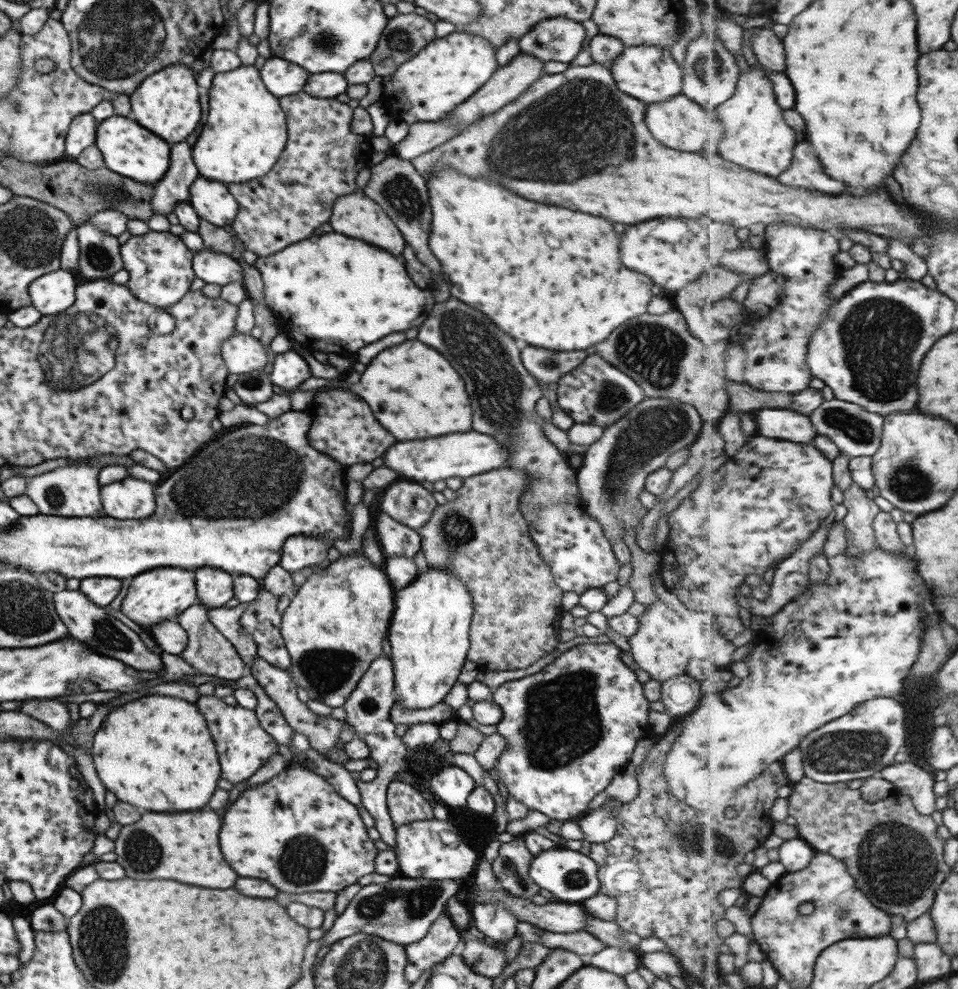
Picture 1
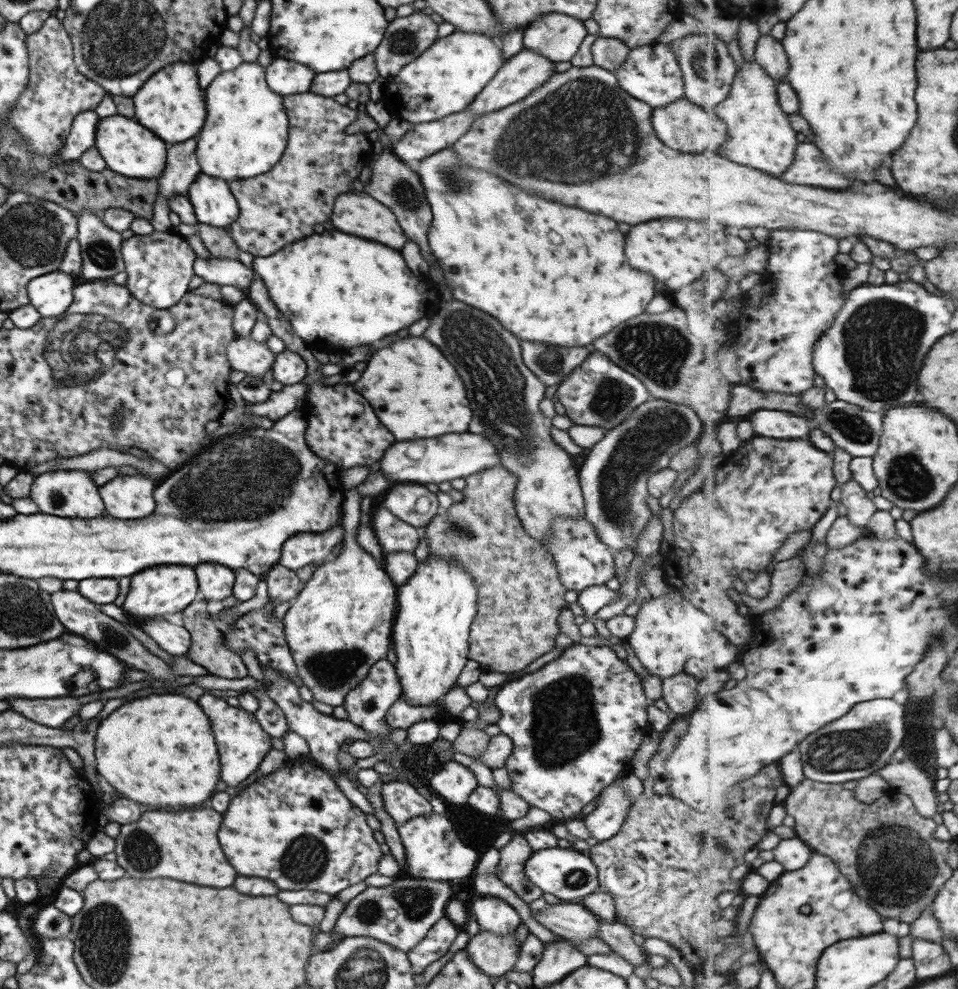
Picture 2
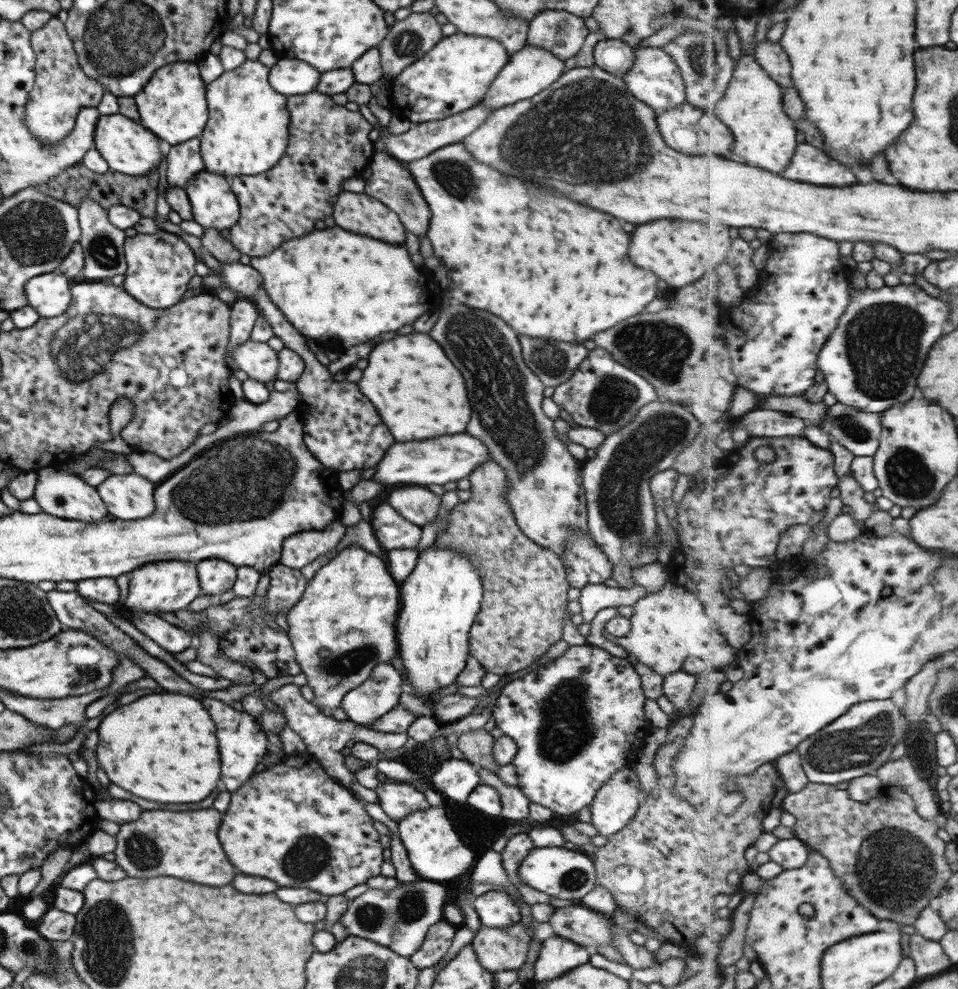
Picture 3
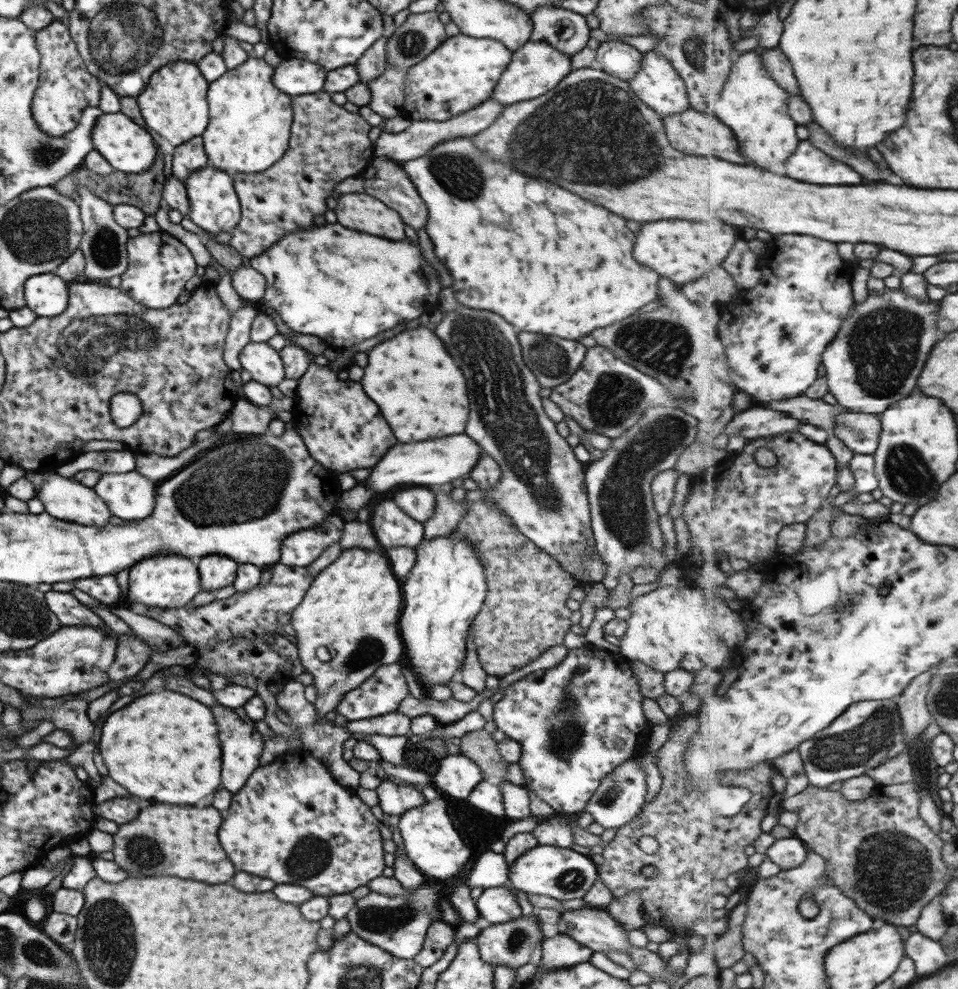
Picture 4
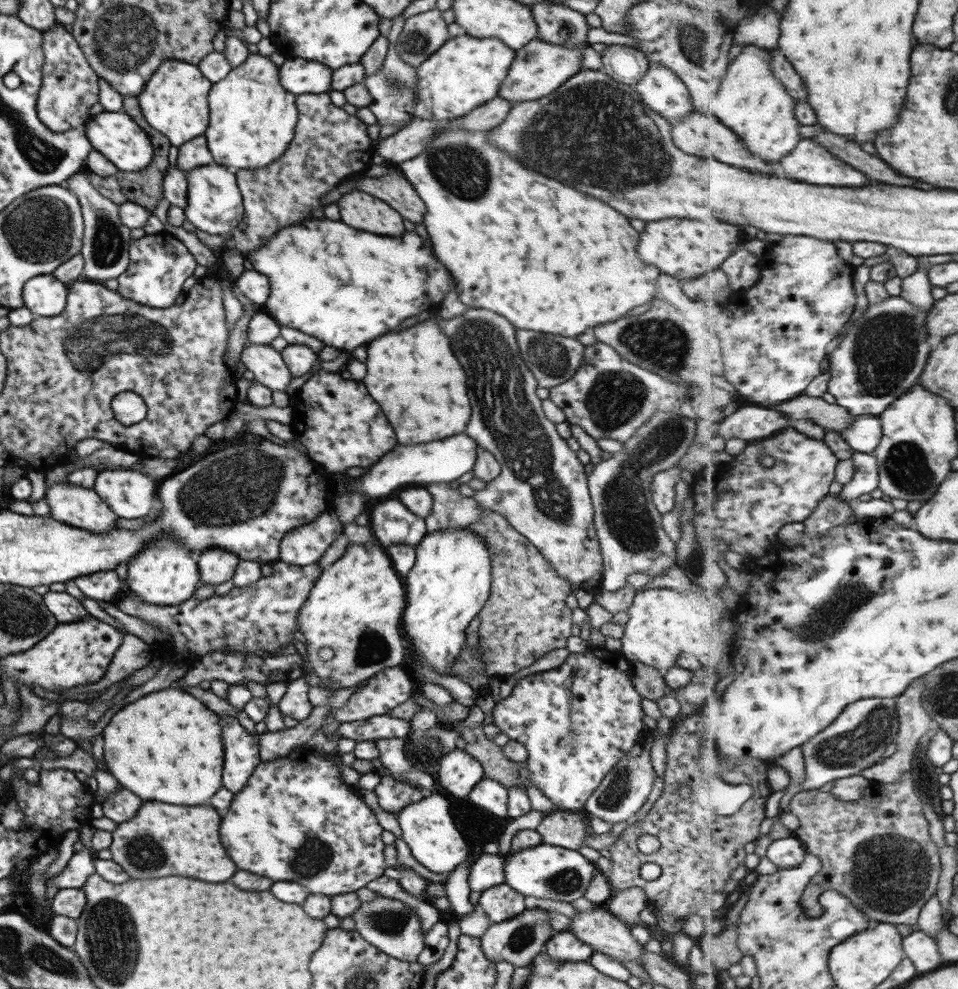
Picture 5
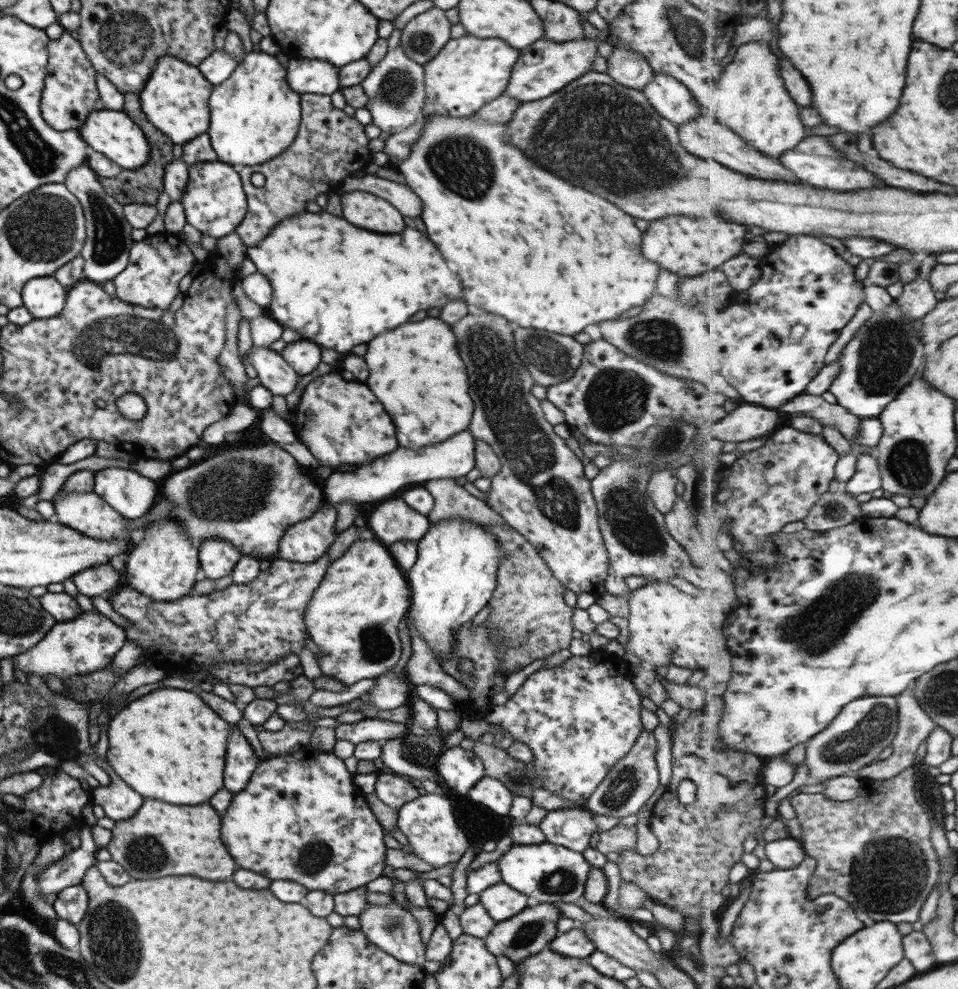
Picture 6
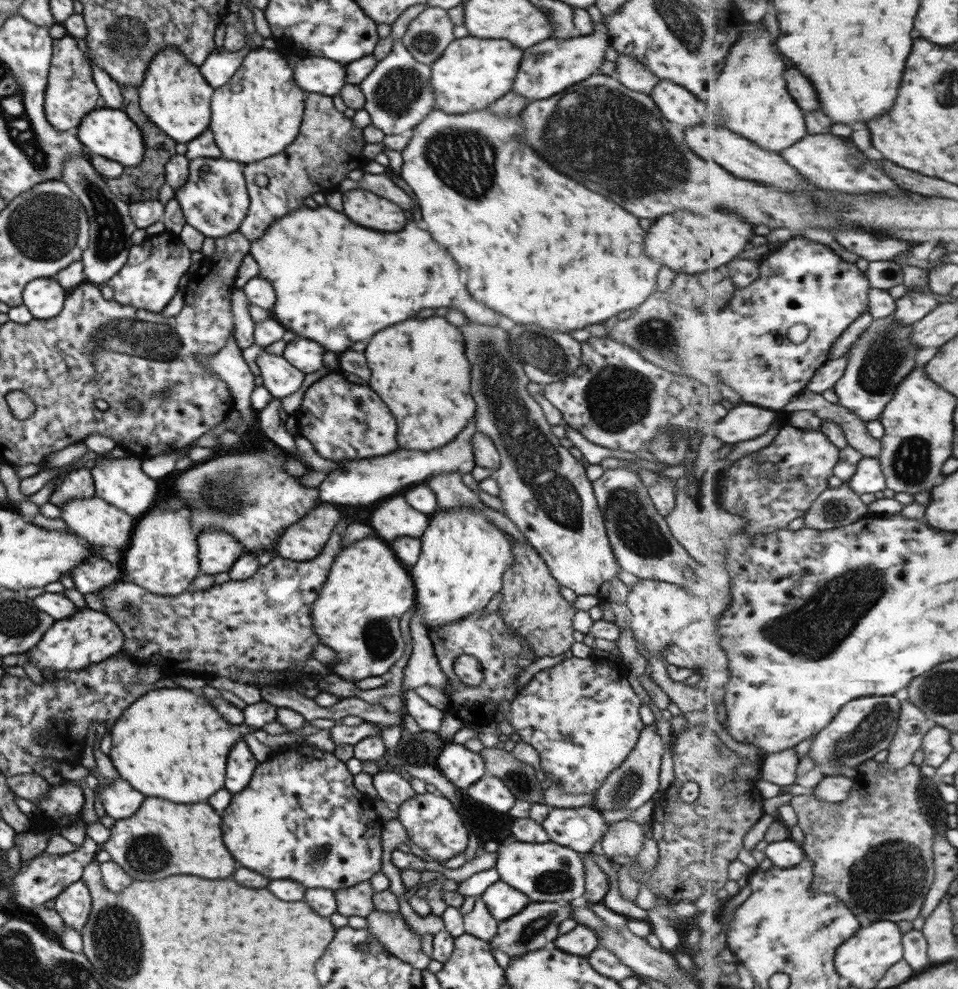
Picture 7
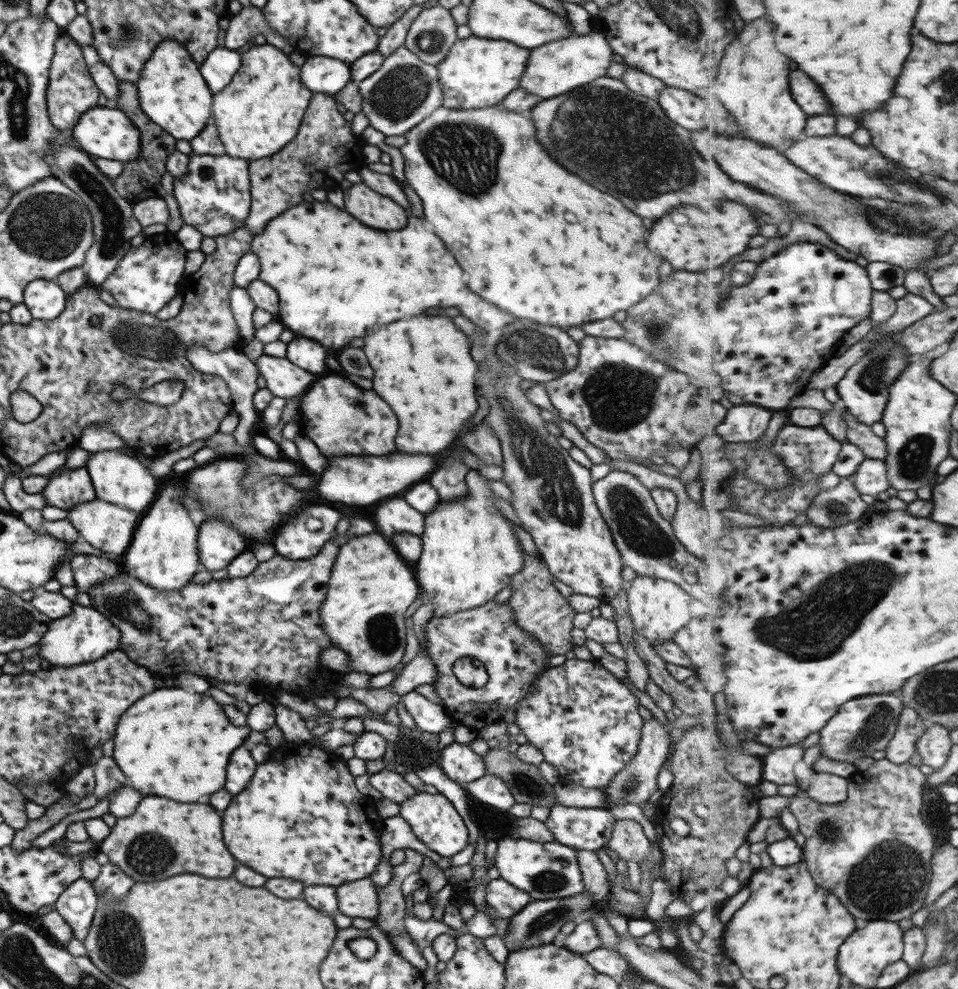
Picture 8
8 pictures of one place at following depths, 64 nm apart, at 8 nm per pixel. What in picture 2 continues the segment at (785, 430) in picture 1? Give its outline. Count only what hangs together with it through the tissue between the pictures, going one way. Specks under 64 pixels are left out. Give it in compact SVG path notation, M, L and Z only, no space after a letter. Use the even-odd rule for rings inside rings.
M782 410L747 411L745 417L752 422L758 436L772 438L810 438L812 426L809 418L794 416Z

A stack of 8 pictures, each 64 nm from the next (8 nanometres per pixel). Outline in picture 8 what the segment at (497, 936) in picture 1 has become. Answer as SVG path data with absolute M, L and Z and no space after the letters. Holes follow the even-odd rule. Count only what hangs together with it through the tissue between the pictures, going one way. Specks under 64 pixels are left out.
M500 876L488 883L485 902L503 919L518 914L530 901L527 892L508 884Z

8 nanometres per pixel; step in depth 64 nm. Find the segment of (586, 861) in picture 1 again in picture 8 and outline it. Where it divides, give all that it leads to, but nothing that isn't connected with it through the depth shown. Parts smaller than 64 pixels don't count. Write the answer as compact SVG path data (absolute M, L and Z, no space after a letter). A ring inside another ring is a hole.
M512 834L510 838L497 842L493 866L498 869L500 877L508 884L527 892L532 901L566 898L585 891L577 850L556 840L542 843Z

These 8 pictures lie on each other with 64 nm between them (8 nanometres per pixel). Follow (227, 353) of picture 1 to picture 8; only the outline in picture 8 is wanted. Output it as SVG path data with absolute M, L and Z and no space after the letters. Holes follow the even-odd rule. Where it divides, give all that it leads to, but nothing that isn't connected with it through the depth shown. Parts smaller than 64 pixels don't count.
M266 354L256 358L255 365L267 383L267 389L274 397L301 398L316 382L319 375L313 375L292 364L287 358L276 358Z

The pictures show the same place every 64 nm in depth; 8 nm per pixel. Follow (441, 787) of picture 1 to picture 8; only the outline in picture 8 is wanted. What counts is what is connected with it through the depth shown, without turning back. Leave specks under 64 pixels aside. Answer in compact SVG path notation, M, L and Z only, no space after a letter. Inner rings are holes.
M454 741L441 751L442 770L463 786L482 778L487 768L482 756L478 755L468 743Z

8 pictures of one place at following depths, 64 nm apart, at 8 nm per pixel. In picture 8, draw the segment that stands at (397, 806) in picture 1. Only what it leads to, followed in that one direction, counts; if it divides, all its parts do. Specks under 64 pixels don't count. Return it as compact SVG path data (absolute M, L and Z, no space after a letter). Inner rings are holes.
M382 769L380 772L369 774L370 784L383 794L388 801L400 804L417 793L400 773Z

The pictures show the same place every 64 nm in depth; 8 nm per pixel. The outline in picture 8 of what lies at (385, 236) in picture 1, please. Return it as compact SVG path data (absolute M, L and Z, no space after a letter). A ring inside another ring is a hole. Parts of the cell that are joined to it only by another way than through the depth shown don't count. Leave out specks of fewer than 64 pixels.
M364 183L344 185L344 200L346 210L362 220L362 224L370 224L372 228L382 230L398 230L404 228L408 222L406 210L400 204L394 204L394 200L380 196L378 192L370 190Z

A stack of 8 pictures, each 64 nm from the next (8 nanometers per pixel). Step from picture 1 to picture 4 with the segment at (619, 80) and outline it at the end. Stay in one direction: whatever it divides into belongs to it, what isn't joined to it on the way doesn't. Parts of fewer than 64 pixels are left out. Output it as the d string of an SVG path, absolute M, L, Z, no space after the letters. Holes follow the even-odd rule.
M654 50L642 54L638 74L628 80L636 96L662 118L688 110L687 88L676 69Z

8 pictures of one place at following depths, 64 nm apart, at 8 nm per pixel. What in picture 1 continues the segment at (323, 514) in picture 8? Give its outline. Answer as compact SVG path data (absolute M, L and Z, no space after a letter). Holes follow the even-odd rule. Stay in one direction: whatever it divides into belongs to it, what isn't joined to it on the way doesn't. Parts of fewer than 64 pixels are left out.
M296 535L285 540L282 547L279 565L288 572L296 572L301 568L321 567L327 563L328 550L333 544L326 539L311 536Z

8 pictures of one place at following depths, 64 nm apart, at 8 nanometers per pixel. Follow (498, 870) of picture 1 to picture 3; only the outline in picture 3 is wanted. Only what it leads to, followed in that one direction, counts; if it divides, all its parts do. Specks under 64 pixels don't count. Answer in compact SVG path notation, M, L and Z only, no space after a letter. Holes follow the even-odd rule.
M518 833L510 837L507 845L501 852L502 866L507 872L509 881L512 882L522 895L522 899L526 904L544 904L549 902L551 896L546 893L538 892L530 886L526 886L519 881L519 874L517 870L520 869L520 864L525 856L534 848L533 840L528 833Z

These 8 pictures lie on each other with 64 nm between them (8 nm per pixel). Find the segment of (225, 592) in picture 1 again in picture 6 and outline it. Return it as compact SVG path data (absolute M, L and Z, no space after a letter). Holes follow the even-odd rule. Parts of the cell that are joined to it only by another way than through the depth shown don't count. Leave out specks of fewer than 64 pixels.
M210 537L199 546L201 577L215 581L228 576L240 560L241 552L223 538Z

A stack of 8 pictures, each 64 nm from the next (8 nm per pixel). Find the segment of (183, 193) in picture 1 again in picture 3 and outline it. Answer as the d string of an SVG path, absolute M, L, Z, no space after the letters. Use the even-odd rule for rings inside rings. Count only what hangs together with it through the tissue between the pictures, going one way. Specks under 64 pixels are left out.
M194 138L172 146L168 154L167 181L168 187L185 188L198 172L204 170L202 155L200 154L200 139Z

